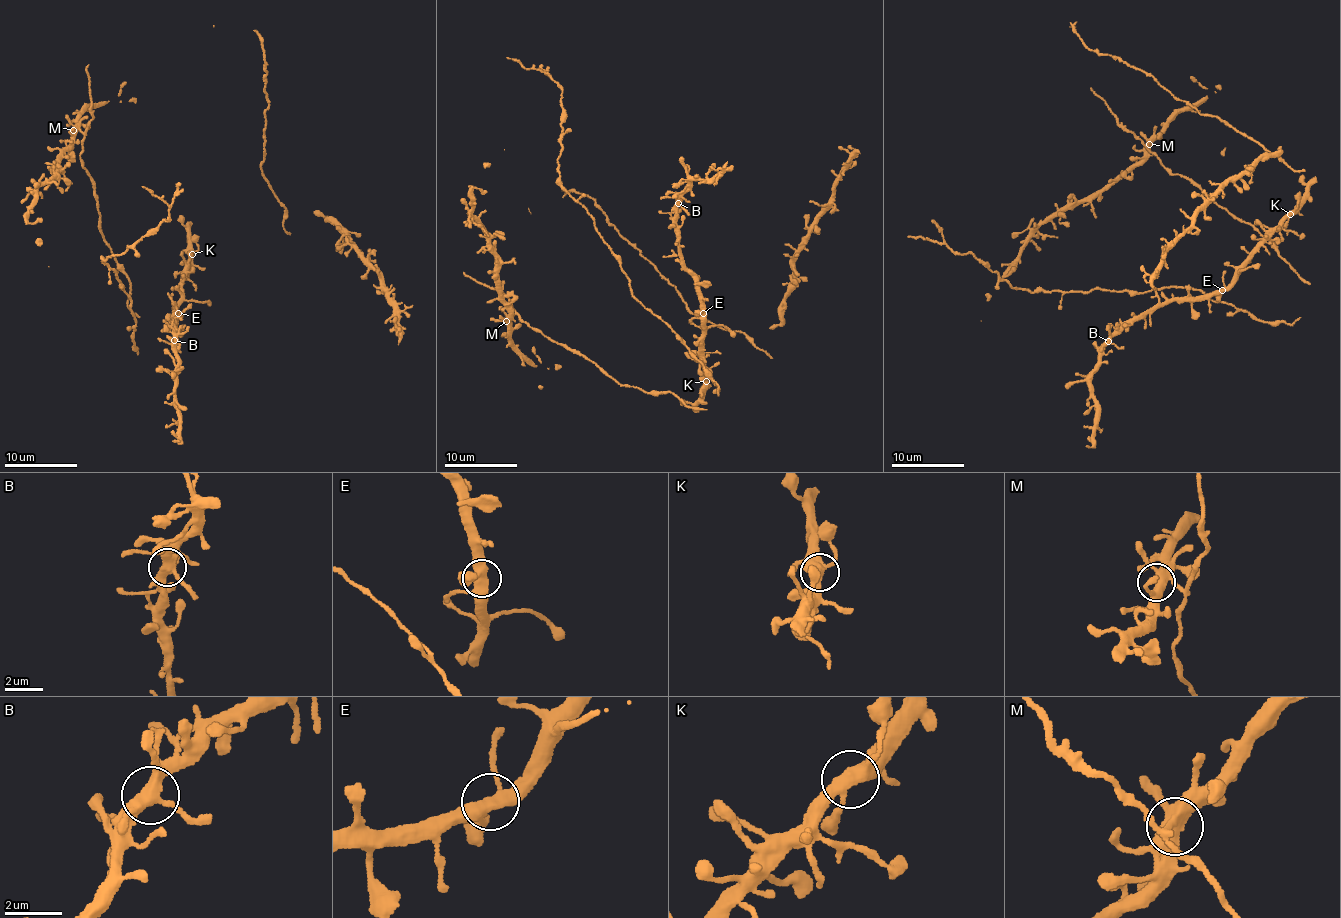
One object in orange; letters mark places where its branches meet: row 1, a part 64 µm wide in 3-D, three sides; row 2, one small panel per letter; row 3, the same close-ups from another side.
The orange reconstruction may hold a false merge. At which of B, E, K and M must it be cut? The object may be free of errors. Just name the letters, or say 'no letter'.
no letter

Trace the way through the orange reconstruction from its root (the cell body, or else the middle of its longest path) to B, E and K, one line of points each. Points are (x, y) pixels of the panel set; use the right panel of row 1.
B: (1276, 241), (1267, 239), (1259, 246), (1228, 286), (1202, 296), (1168, 301), (1136, 317), (1108, 342)
E: (1276, 241), (1267, 239), (1259, 246), (1238, 279), (1222, 290)
K: (1276, 241), (1271, 240), (1272, 229), (1290, 214)

